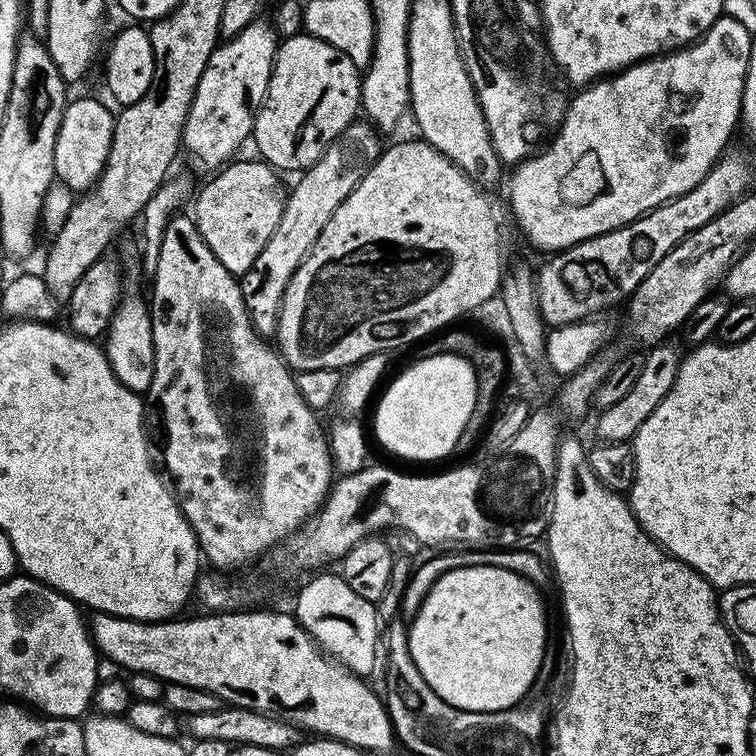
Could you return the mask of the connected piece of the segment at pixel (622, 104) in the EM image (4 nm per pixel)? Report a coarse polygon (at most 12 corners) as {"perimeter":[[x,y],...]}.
{"perimeter":[[753,33],[581,87],[515,165],[545,254],[689,192],[740,124]]}

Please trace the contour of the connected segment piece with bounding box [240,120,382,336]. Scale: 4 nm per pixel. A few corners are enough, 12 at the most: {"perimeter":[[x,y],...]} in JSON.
{"perimeter":[[353,121],[291,187],[240,278],[259,334],[275,333],[293,271],[380,156]]}

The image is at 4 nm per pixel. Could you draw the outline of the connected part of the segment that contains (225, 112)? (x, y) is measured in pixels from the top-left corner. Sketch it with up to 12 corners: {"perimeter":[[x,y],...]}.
{"perimeter":[[247,24],[198,78],[181,147],[223,167],[253,133],[278,36]]}

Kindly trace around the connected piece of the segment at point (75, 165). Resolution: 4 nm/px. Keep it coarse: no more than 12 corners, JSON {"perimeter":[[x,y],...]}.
{"perimeter":[[100,99],[65,105],[56,180],[87,192],[104,169],[115,125]]}

